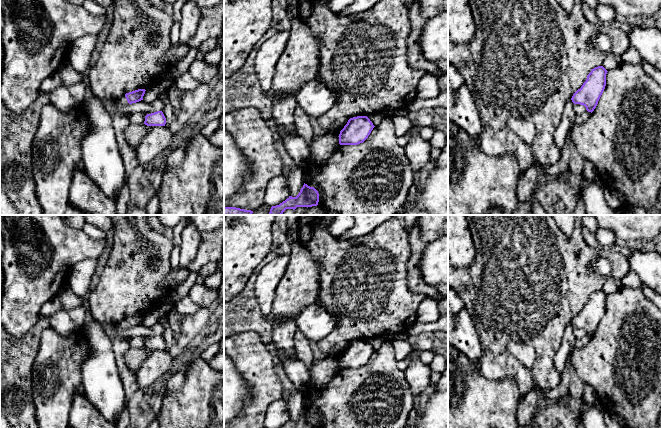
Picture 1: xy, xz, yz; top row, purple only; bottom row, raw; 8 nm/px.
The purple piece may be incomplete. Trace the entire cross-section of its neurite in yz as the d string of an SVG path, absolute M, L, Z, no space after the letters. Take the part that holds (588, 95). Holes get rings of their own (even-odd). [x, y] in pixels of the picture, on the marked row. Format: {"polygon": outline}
{"polygon": "M603 66L592 69L581 88L573 94L572 102L585 106L592 113L605 89L607 72Z"}

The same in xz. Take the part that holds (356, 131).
{"polygon": "M367 116L350 118L339 134L340 145L358 145L363 143L375 126Z"}

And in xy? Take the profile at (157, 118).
{"polygon": "M157 111L145 116L144 124L147 126L165 126L166 118L162 111Z"}

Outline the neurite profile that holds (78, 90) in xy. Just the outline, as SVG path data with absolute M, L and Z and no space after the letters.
M80 81L69 87L70 93L74 100L79 103L82 103L85 100L85 94L89 84L88 81Z

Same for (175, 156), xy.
M188 142L176 143L168 152L167 152L167 161L165 163L164 172L171 170L175 166L182 163L186 155L186 147Z

